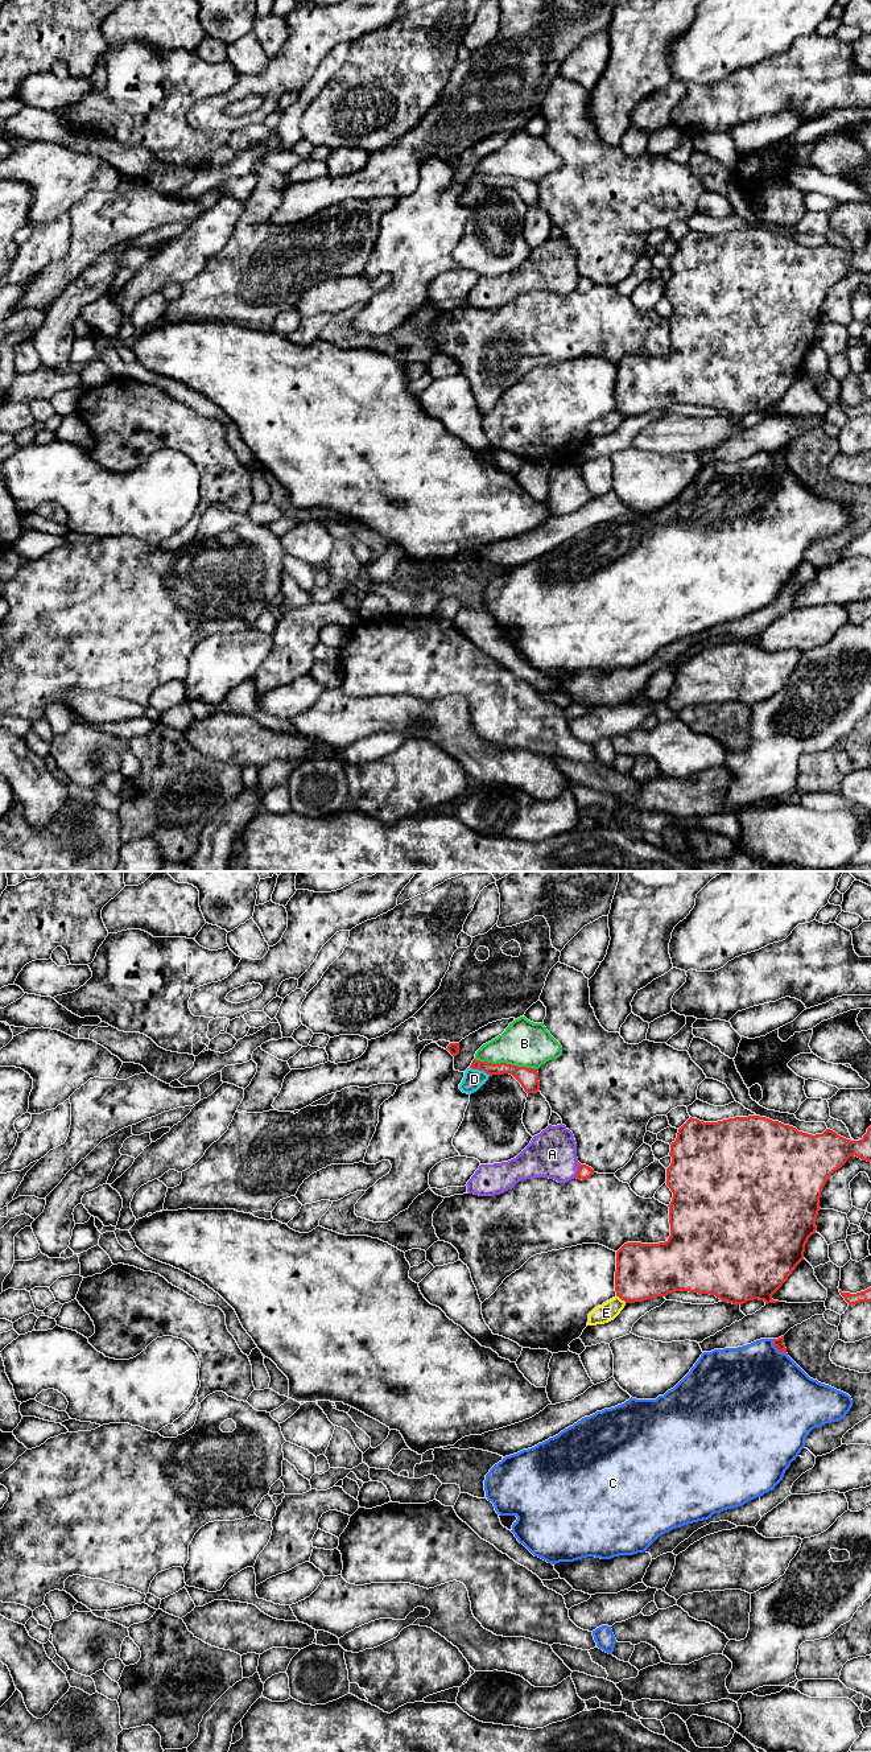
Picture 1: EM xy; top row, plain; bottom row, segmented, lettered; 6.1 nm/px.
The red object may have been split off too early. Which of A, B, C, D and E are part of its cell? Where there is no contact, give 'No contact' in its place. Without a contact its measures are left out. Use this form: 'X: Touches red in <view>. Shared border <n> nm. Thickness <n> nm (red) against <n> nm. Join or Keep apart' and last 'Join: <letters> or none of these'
A: Touches red in xy. Shared border 90 nm. Thickness 80 nm (red) against 300 nm. Keep apart
B: Touches red in xy. Shared border 380 nm. Thickness 120 nm (red) against 280 nm. Keep apart
C: Touches red in xy. Shared border 140 nm. Thickness 60 nm (red) against 500 nm. Keep apart
D: Touches red in xy. Shared border 140 nm. Thickness 100 nm (red) against 120 nm. Keep apart
E: Touches red in xy. Shared border 80 nm. Thickness 340 nm (red) against 120 nm. Keep apart
Join: none of these

